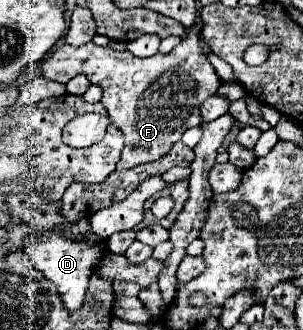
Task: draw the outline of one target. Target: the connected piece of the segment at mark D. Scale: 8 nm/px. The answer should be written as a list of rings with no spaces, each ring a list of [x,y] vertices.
[[[45,234],[41,238],[27,238],[25,246],[27,246],[25,252],[31,254],[39,272],[57,286],[63,306],[71,312],[79,310],[79,306],[83,306],[83,302],[85,302],[87,284],[89,284],[89,278],[95,270],[93,264],[97,264],[101,258],[101,246],[77,244],[69,238],[63,238],[61,234]]]

